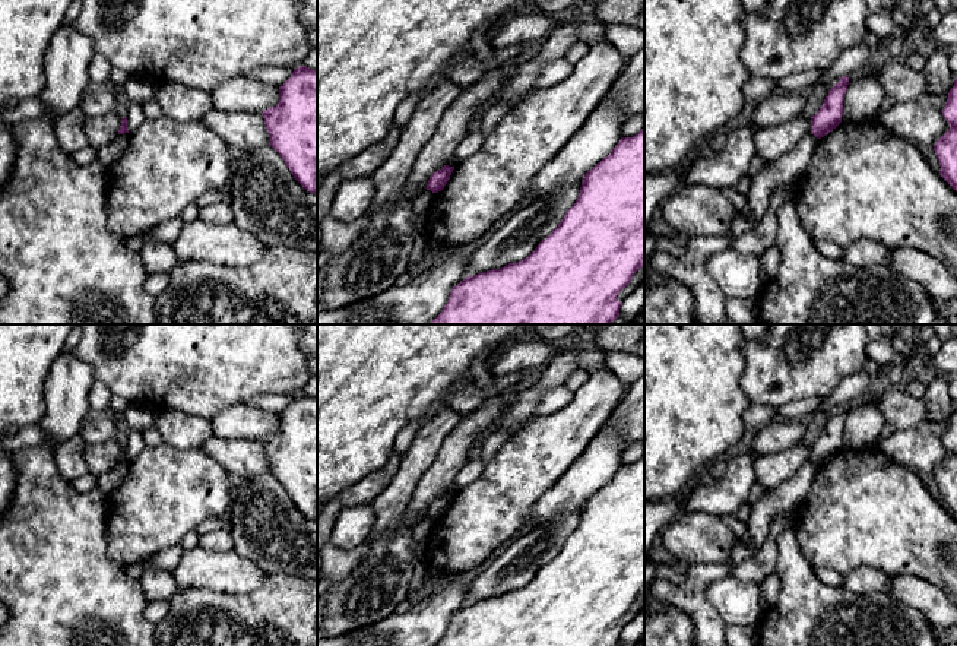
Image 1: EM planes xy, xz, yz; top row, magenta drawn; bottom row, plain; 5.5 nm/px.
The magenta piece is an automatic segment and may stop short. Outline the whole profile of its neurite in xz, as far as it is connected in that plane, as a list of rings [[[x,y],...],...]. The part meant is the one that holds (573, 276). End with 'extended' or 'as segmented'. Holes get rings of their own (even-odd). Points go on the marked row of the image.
[[[644,127],[633,137],[621,137],[611,153],[586,172],[576,203],[565,212],[558,227],[526,259],[508,263],[501,269],[468,275],[453,286],[447,304],[430,324],[611,324],[619,316],[622,305],[617,295],[641,267],[644,267]]]; as segmented

